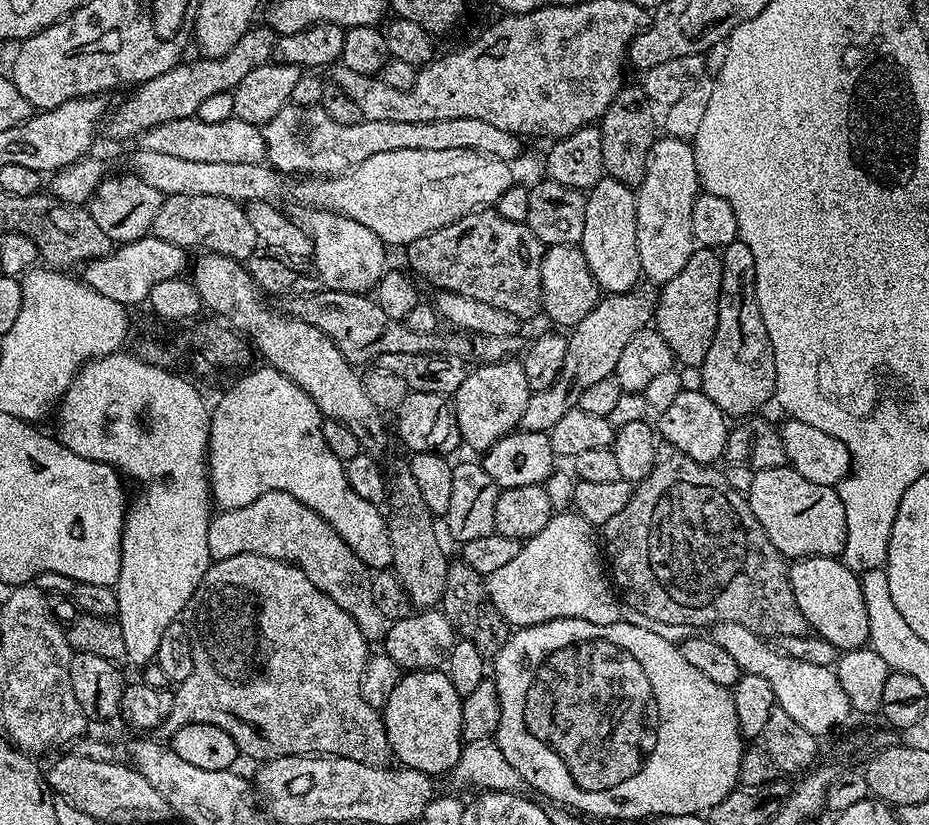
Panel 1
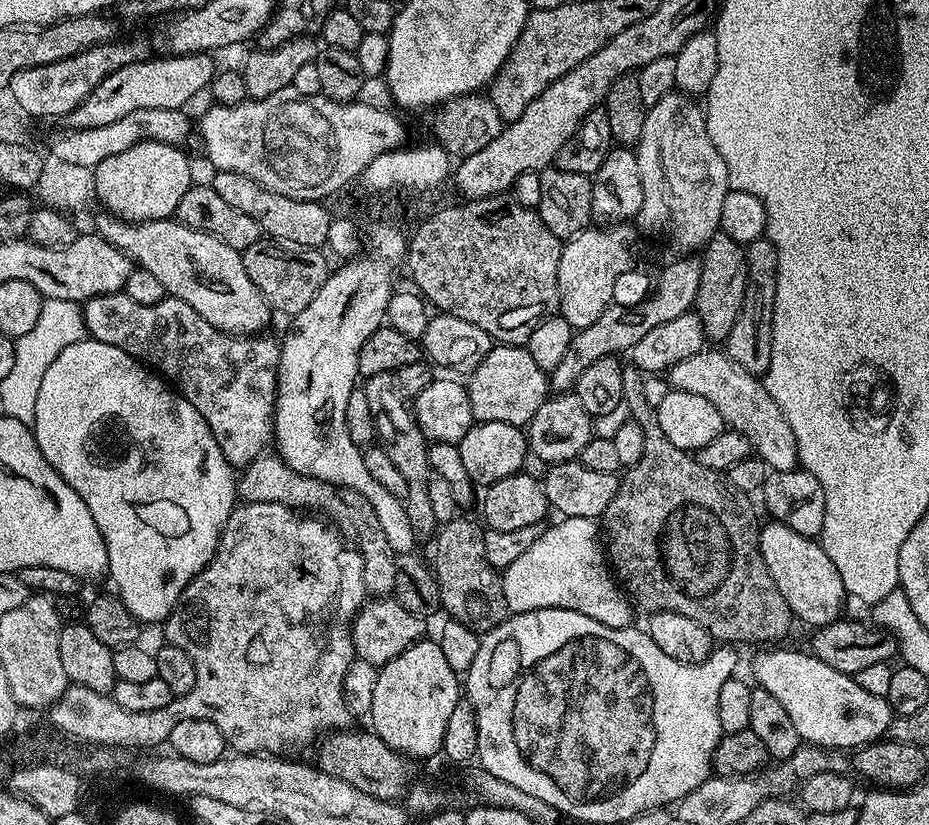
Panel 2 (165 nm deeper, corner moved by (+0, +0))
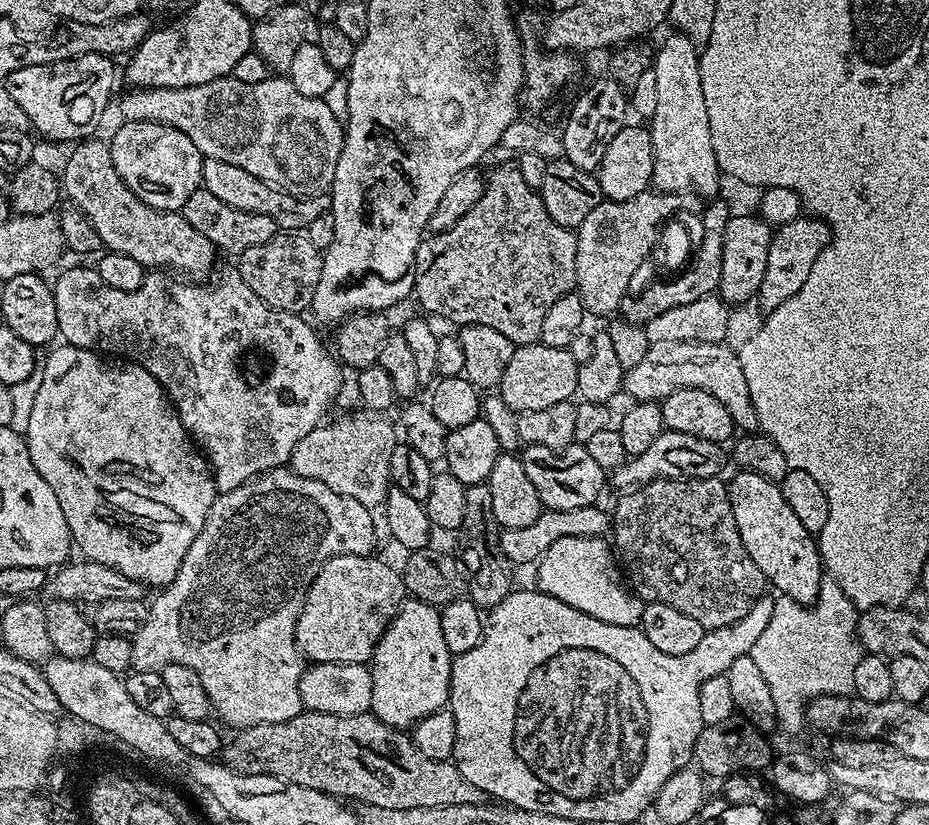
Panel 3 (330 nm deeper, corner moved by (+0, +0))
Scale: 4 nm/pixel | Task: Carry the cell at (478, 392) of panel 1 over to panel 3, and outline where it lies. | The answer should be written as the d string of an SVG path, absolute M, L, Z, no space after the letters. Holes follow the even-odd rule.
M539 342L517 347L498 385L498 393L504 399L505 406L519 414L530 410L546 410L546 406L572 400L576 396L578 382L578 360L572 354L569 349L546 346Z

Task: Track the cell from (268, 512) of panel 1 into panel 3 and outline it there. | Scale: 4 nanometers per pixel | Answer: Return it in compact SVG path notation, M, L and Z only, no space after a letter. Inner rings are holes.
M367 410L359 411L352 412L349 416L338 417L333 424L324 422L320 427L310 430L310 434L306 434L306 438L302 438L302 442L298 442L298 446L294 446L290 468L297 476L314 478L318 482L330 486L330 490L334 490L334 494L346 494L346 498L354 498L358 502L362 502L362 506L366 506L366 510L370 510L370 518L374 518L374 530L377 537L384 538L388 536L388 489L390 487L388 459L398 442L398 432L394 424L394 429L392 429L387 415Z

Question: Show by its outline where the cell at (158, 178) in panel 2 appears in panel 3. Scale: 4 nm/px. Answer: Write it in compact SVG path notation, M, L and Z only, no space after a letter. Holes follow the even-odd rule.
M124 120L121 125L110 136L110 147L114 170L118 170L122 182L126 182L146 206L163 212L180 212L186 206L186 198L202 186L202 166L206 158L198 146L194 146L182 130L169 124Z

